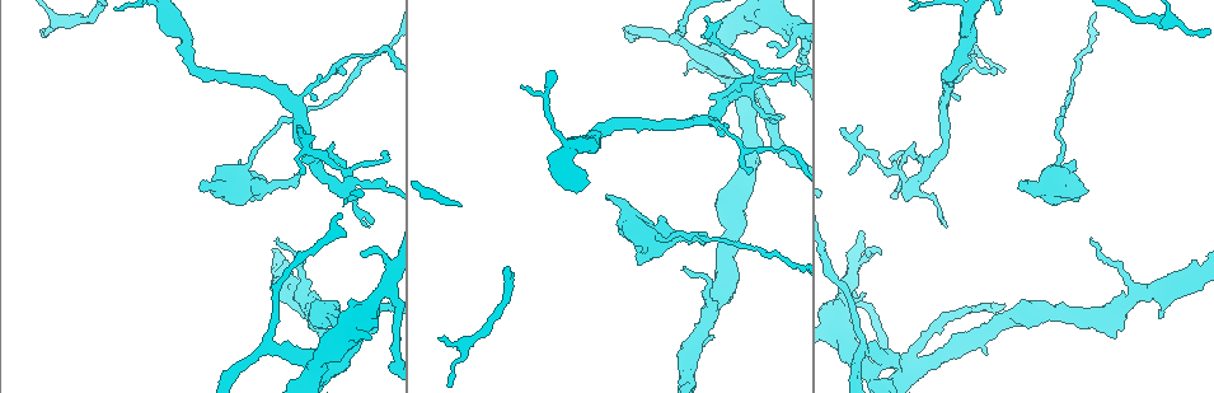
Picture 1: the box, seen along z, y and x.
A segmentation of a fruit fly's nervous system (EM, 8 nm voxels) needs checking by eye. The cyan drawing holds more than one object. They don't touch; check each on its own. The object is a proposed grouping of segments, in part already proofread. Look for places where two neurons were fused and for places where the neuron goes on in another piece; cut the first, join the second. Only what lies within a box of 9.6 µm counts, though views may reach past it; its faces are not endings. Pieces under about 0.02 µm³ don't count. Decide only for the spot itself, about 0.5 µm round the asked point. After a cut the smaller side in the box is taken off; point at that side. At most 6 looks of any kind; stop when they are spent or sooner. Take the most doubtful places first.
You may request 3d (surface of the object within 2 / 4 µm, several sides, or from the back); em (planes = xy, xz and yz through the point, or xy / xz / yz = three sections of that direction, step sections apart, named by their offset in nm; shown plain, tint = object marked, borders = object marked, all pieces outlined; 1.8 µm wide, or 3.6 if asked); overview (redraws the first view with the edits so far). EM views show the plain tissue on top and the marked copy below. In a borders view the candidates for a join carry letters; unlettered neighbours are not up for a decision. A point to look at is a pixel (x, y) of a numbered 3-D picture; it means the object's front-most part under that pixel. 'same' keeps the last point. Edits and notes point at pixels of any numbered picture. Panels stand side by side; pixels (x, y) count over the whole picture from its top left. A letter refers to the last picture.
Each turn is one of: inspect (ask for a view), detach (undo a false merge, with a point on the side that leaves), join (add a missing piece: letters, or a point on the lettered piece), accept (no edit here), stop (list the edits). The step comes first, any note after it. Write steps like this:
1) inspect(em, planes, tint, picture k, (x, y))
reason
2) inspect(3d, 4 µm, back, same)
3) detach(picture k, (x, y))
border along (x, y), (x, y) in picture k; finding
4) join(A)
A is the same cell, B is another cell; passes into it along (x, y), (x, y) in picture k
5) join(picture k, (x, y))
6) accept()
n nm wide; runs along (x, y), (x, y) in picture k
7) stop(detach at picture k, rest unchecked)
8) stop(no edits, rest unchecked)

inspect(3d, 2 µm, picture 1, (332, 373))
touches itself

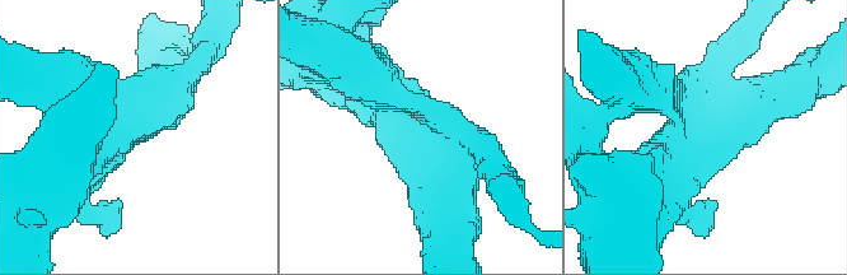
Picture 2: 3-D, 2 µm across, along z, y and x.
inspect(em, planes, borders, picture 2, (145, 125))
3 arms; arms of 200, 300, 300 nm; need the tissue

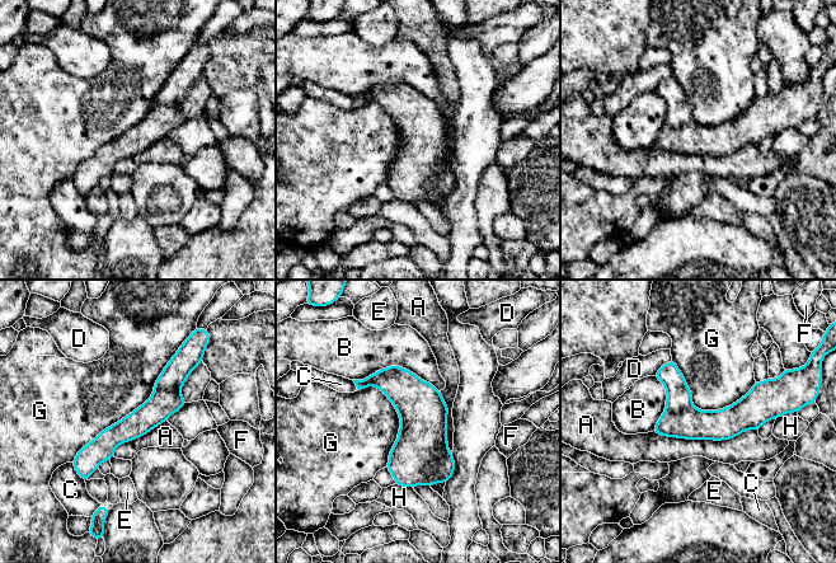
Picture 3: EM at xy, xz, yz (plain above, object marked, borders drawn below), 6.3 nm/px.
detach(picture 3, (174, 375))
170 nm wide; A, B, C, D, E, F, G and H are other cells; border along (179, 388), (158, 389), (154, 392) in picture 3; two neurons meet here

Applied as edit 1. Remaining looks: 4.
inspect(em, planes, borders, picture 1, (296, 173))

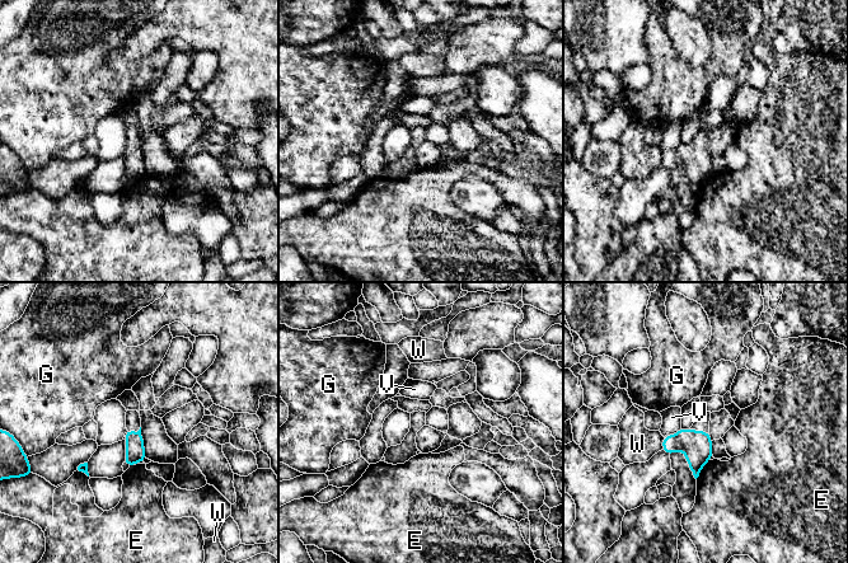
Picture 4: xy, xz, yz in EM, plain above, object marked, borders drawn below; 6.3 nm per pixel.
accept()
E, G, V and W are other cells; border along (680, 427), (664, 437) in picture 4; no lettered piece goes on from it

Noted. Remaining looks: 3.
stop(detach at picture 3, rest unchecked)

